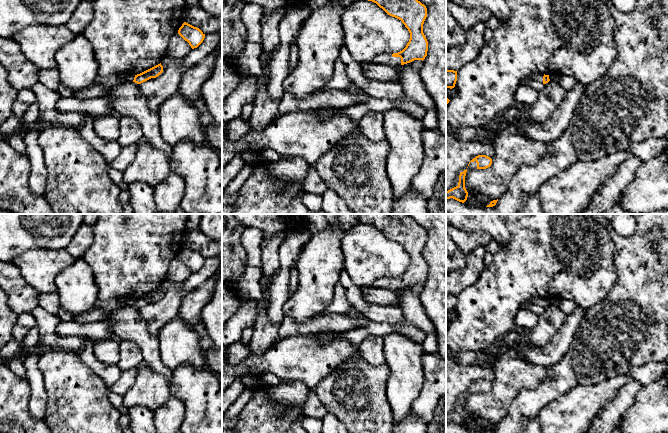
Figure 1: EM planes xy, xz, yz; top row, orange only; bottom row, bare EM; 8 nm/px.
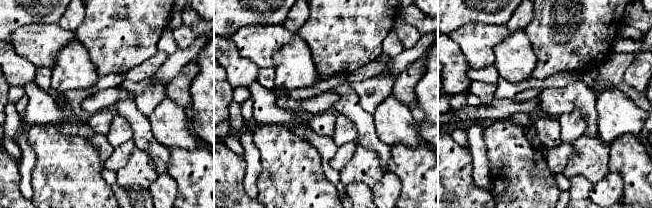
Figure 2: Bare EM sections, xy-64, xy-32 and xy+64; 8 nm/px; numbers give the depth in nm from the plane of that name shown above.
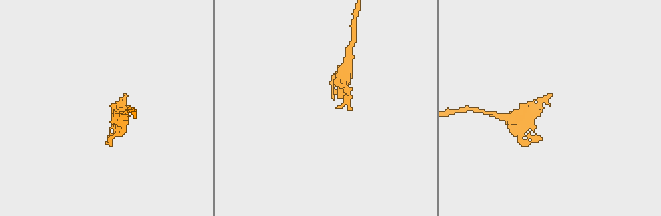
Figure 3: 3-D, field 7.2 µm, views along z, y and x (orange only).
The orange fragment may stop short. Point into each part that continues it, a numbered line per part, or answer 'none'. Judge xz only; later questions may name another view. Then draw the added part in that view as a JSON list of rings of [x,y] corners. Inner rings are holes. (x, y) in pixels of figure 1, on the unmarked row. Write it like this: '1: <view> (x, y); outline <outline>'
1: xz (385, 283); outline [[[392,277],[379,278],[375,280],[371,286],[374,288],[382,289],[382,290],[392,290],[392,291],[401,290],[401,282],[393,281]]]

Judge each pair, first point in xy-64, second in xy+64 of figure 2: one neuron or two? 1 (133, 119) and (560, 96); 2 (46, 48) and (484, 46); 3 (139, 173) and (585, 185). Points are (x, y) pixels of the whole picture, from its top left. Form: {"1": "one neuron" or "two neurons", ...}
{"1": "one neuron", "2": "one neuron", "3": "two neurons"}

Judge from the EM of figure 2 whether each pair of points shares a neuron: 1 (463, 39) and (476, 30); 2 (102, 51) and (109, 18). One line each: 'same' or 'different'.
1: same
2: same

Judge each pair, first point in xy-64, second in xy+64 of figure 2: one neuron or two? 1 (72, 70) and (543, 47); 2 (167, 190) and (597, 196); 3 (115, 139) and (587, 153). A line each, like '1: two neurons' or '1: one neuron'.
1: two neurons
2: one neuron
3: two neurons

